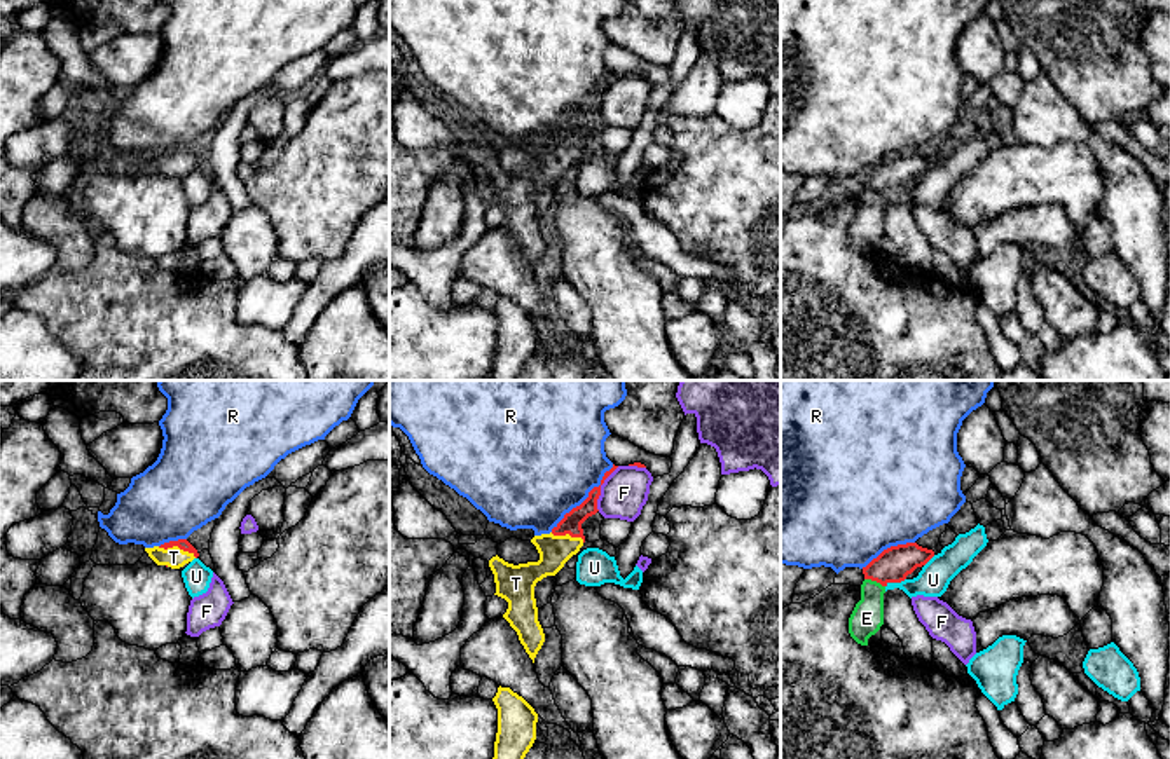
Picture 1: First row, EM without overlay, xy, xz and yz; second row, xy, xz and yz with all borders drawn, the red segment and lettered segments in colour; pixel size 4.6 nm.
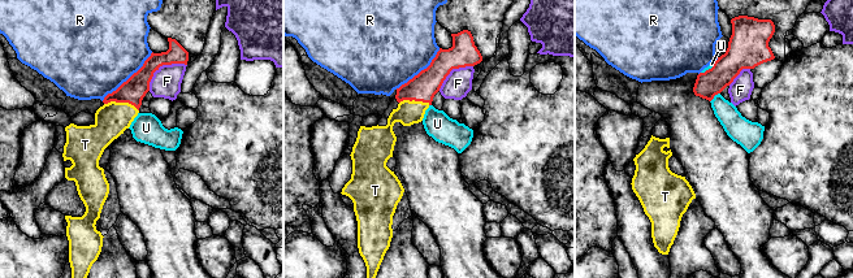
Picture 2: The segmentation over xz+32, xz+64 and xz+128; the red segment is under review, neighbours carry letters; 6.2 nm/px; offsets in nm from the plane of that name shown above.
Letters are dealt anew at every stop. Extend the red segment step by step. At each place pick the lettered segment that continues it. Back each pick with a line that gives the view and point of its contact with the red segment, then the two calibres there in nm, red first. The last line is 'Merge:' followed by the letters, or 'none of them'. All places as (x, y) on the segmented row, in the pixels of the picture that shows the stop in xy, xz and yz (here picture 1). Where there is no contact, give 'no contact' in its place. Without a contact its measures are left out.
T: xy (177, 545) | 50/100 nm
Merge: T

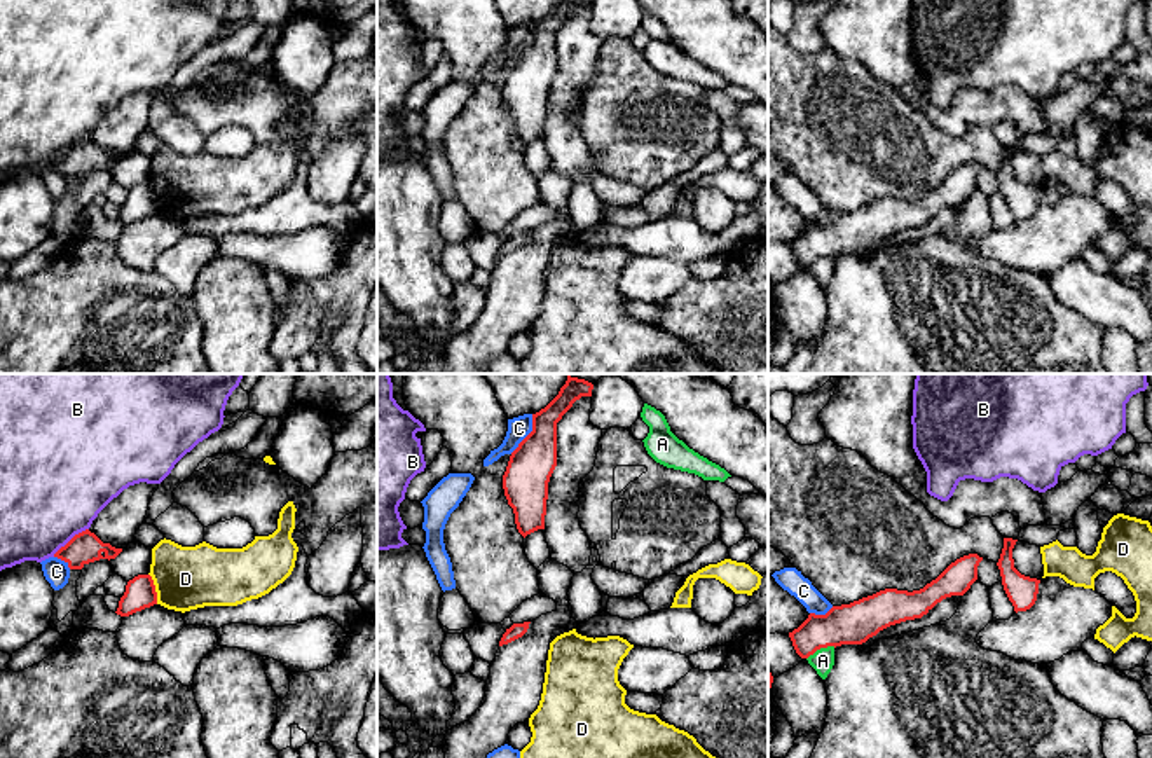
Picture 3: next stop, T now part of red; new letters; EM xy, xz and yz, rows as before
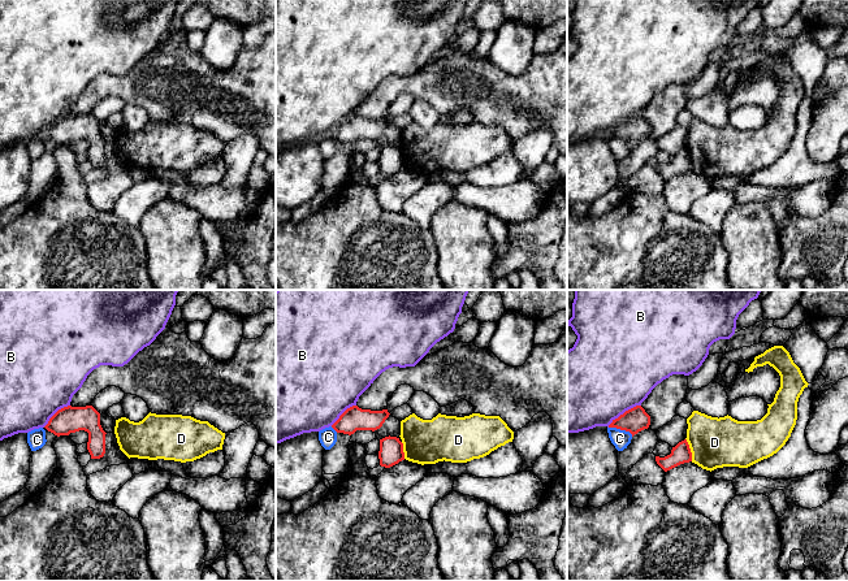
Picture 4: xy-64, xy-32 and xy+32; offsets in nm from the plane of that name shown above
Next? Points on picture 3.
Merge: none of them

